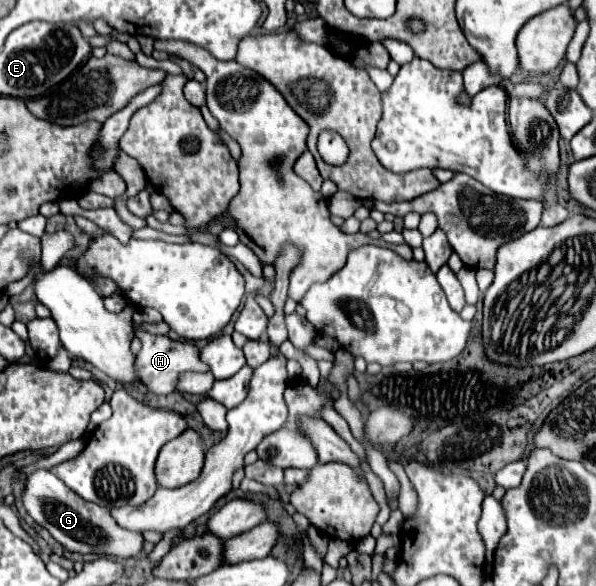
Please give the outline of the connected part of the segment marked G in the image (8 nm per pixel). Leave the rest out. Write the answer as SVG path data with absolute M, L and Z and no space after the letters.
M36 469L34 473L28 475L26 491L24 491L24 507L28 515L36 523L40 523L44 529L48 529L48 533L68 551L82 553L82 555L104 555L114 559L128 559L138 555L144 549L142 533L120 527L110 515L108 507L84 501L48 469Z

